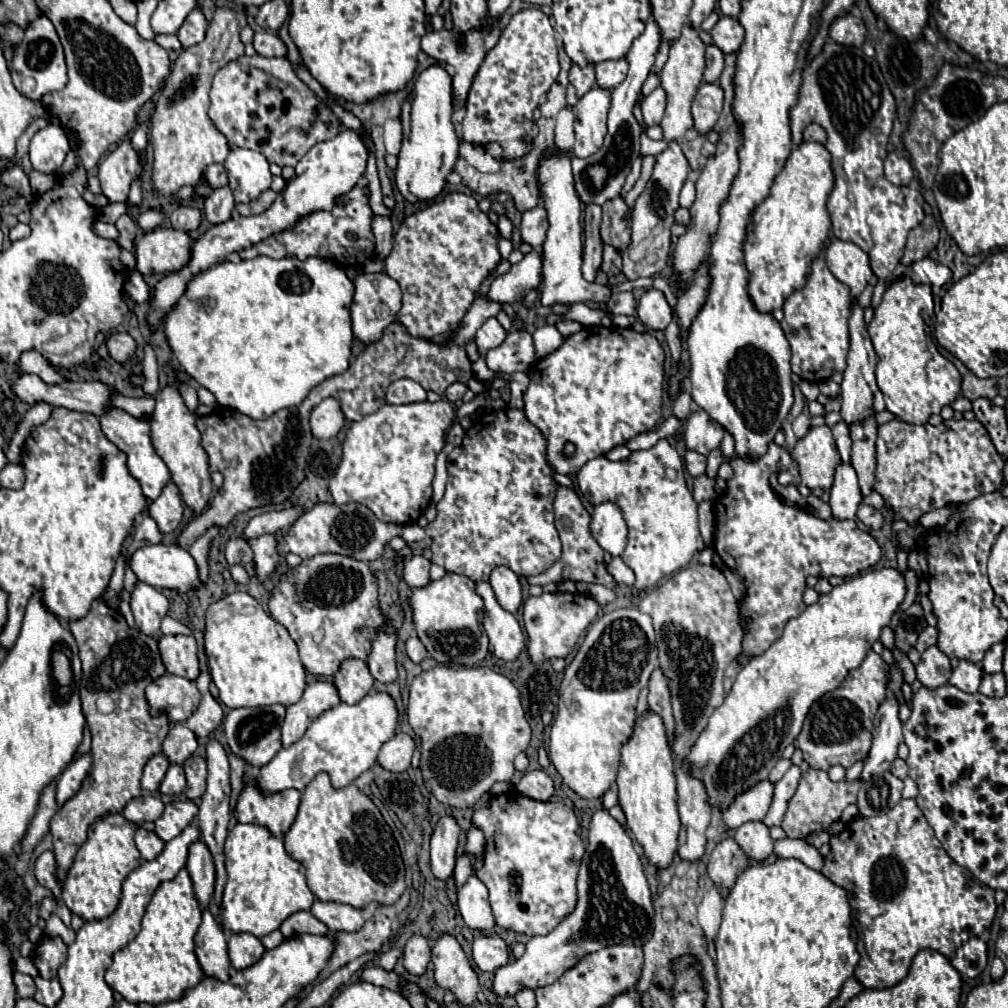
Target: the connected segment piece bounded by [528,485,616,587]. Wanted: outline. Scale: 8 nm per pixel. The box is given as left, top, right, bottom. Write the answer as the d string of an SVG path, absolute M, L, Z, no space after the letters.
M558 487L556 491L556 499L554 499L554 523L556 529L560 533L560 541L562 541L562 555L560 559L546 569L540 575L528 577L530 585L546 585L546 583L558 583L558 581L584 581L584 583L600 583L606 587L614 587L614 579L608 575L606 565L604 565L604 551L602 547L594 541L594 537L590 537L590 515L584 509L584 505L580 503L578 495L574 493L574 489L570 487Z

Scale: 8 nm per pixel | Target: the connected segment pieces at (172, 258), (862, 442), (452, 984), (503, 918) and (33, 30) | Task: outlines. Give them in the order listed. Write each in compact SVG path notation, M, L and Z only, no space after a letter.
M154 229L148 231L136 243L136 271L148 273L172 273L182 269L190 259L192 239L188 233L176 229Z
M874 417L866 419L864 423L854 423L850 425L850 437L854 441L852 447L852 467L856 469L858 483L862 497L866 497L874 489L876 481L876 421Z
M442 933L434 939L432 963L436 983L452 991L460 1005L472 1005L476 1001L476 993L480 991L478 975L454 935Z
M508 791L490 797L484 807L476 809L472 813L472 825L478 827L486 837L484 861L476 871L476 877L488 887L490 905L498 927L510 929L514 933L524 933L528 937L546 935L574 911L576 877L586 847L578 835L578 817L568 805L554 801L536 801L516 791Z
M40 15L36 21L32 21L26 27L24 41L20 47L14 49L14 59L12 59L12 81L18 91L22 91L24 79L34 79L34 89L32 91L22 91L30 99L40 99L42 95L62 89L66 85L66 61L64 61L64 49L58 39L58 33L52 25L52 21L46 15Z

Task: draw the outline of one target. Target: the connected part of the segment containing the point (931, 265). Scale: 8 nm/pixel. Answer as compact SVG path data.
M926 257L911 265L908 275L915 284L929 284L942 287L944 284L952 281L950 269L930 257Z

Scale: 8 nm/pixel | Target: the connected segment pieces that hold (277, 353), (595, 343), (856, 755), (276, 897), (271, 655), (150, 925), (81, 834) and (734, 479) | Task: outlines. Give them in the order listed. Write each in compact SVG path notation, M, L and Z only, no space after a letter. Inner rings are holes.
M256 257L250 261L240 261L240 263L232 263L232 261L224 261L218 265L212 265L208 271L202 271L200 275L196 275L190 283L186 293L182 295L182 299L178 301L178 305L174 307L174 311L164 319L164 333L168 337L170 349L176 355L180 367L202 387L206 387L208 391L212 391L212 395L216 397L216 401L222 407L230 407L240 411L242 415L248 415L250 419L266 419L270 415L274 415L280 409L286 407L294 407L300 405L306 395L320 385L324 379L340 375L348 369L348 359L350 359L350 347L354 341L352 335L352 319L350 319L350 303L352 303L352 293L354 293L354 285L352 281L346 277L344 269L340 269L338 265L334 265L332 261L320 259L320 257L310 257L306 261L298 261L294 257L284 257L284 259L270 259L270 257Z
M598 325L598 327L584 327L580 333L574 333L574 335L566 337L564 343L562 343L556 351L548 353L548 355L542 357L542 359L536 359L536 361L530 365L530 369L528 369L528 377L530 377L530 385L528 385L526 391L524 391L524 415L526 415L526 419L528 419L532 425L536 425L536 427L542 431L542 435L544 435L544 439L546 439L546 461L548 461L548 465L550 465L556 473L562 473L562 475L576 473L586 461L606 455L610 449L614 449L616 445L624 445L626 441L630 441L630 439L636 437L638 433L652 431L652 429L656 427L656 423L660 421L660 417L662 417L664 349L662 349L662 345L658 343L658 339L656 339L654 335L650 335L650 333L636 333L636 331L632 331L632 329L620 329L620 327L616 327L616 325L614 325L614 327L602 327L602 325ZM566 441L570 441L570 443L576 445L576 453L574 453L574 457L570 457L570 459L566 459L566 457L562 455L562 447L564 447Z
M870 649L864 663L848 673L840 687L822 695L808 711L804 727L796 737L798 749L804 753L804 761L814 769L830 769L834 765L850 767L854 761L868 755L872 745L872 719L878 705L886 699L888 671L878 653Z
M236 823L226 837L228 883L222 897L222 925L234 933L252 933L258 939L272 933L286 917L296 911L308 911L314 895L306 885L304 867L288 857L280 837L274 837L264 825Z
M236 591L218 601L214 601L206 609L206 629L204 629L204 649L208 657L208 667L212 681L220 689L220 699L226 707L258 707L258 705L292 705L296 703L306 687L306 669L300 663L298 647L290 639L286 627L276 623L262 605L250 597L248 593Z
M186 869L172 881L162 883L146 907L142 931L124 949L114 953L114 963L106 971L106 983L130 1003L166 1003L182 997L182 993L198 981L204 971L194 953L194 935L200 925L202 909L194 895L194 885Z
M102 599L92 603L92 609L84 619L72 621L70 631L78 643L82 659L80 697L86 725L92 731L90 753L94 757L94 765L82 789L70 801L66 801L66 805L50 821L58 881L64 881L76 857L80 847L76 839L88 839L88 827L98 817L120 813L130 799L142 795L142 769L154 753L160 753L162 741L170 731L166 715L150 717L144 695L146 685L154 681L154 677L166 673L158 653L158 641L146 637L138 629L130 629L126 619ZM100 695L110 695L116 701L116 709L112 713L102 715L96 711L96 699Z
M772 441L762 457L724 457L720 449L714 449L707 456L706 475L715 479L723 462L732 465L734 475L726 481L728 487L714 505L714 545L722 561L736 569L746 581L746 597L738 601L740 619L746 621L746 625L742 625L742 653L728 665L724 679L724 689L730 691L742 669L742 661L762 655L782 635L786 621L804 611L802 595L808 575L852 577L874 567L882 553L874 537L862 531L854 521L838 521L834 517L822 521L802 507L788 507L770 485L770 475L797 465L786 447Z

